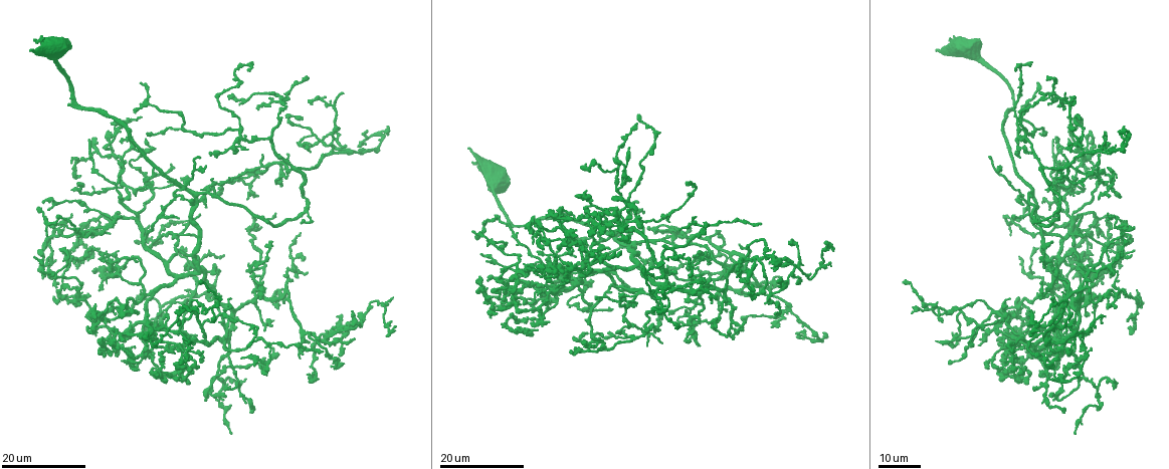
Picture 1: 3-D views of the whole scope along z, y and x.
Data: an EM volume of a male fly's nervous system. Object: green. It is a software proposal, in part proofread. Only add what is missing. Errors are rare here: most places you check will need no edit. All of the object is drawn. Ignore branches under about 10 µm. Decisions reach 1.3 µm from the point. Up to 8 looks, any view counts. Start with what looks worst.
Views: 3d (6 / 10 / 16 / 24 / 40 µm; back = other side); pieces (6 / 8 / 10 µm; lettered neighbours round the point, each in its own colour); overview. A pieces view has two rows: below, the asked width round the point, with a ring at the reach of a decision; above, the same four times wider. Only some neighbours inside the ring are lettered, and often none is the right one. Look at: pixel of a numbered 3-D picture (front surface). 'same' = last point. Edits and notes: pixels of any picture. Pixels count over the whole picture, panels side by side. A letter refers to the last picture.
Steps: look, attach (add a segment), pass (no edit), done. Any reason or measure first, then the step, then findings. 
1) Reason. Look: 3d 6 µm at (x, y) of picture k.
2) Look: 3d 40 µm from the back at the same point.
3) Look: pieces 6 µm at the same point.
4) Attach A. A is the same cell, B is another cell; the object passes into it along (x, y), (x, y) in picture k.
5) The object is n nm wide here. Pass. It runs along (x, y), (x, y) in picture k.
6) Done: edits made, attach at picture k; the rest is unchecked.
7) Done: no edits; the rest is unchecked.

Branch stops here. Look: 3d 24 µm at (1051, 141) of picture 1.

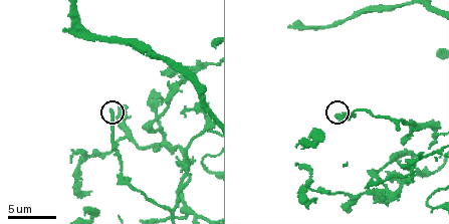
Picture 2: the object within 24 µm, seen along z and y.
Look: pieces 6 µm at (112, 109) of picture 2.

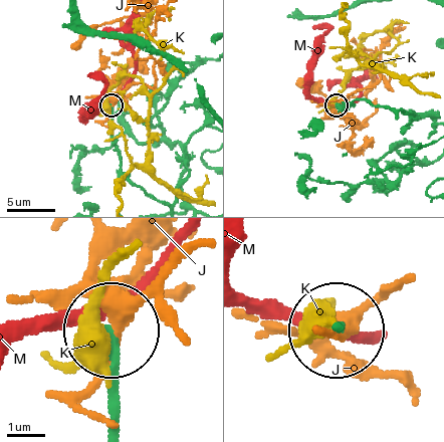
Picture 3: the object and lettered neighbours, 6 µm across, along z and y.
Pass. J, K and M are other cells; it runs along (157, 201), (122, 169), (112, 105) in picture 3; no lettered segment goes on from it.

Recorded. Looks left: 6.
Branch stops here. Look: 3d 24 µm at (119, 216) of picture 1.

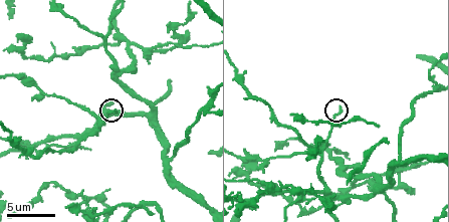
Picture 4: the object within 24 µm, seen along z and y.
Look: pieces 10 µm at (342, 109) of picture 4.

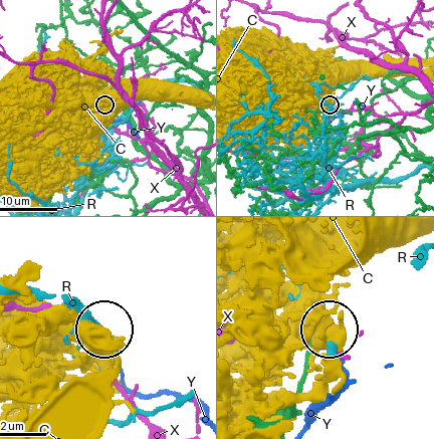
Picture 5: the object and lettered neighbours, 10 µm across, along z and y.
Pass. C, R, X and Y are other cells; no lettered segment goes on from it.

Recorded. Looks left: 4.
Look: 3d 16 µm at (775, 270) of picture 1.

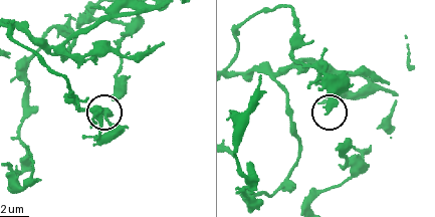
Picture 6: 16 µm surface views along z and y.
Look: 3d 6 µm at (327, 110) of picture 6.

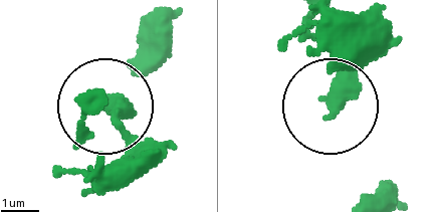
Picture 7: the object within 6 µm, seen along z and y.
Look: pieces 10 µm at (333, 113) of picture 7.

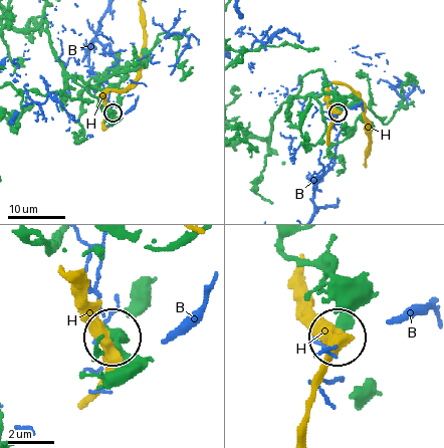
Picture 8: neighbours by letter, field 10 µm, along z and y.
The object is 360 nm wide here. Pass. B and H are other cells; no lettered segment goes on from it.

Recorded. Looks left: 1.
Done: no edits; the rest is unchecked.

